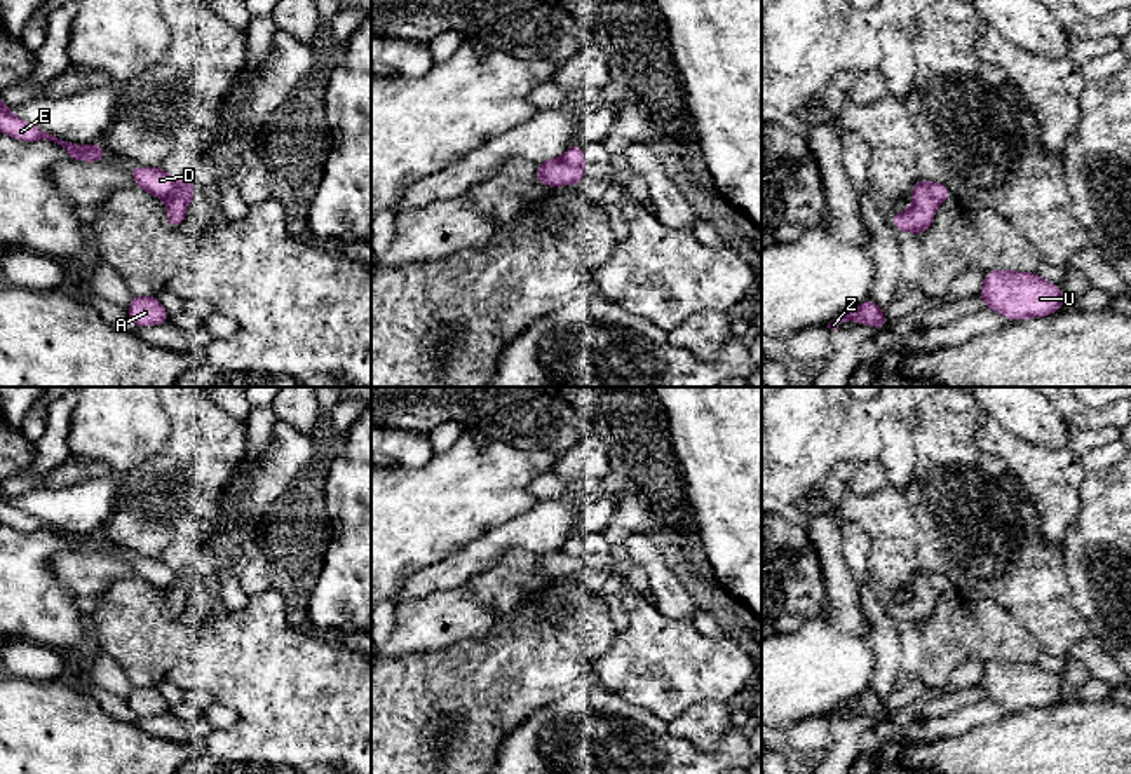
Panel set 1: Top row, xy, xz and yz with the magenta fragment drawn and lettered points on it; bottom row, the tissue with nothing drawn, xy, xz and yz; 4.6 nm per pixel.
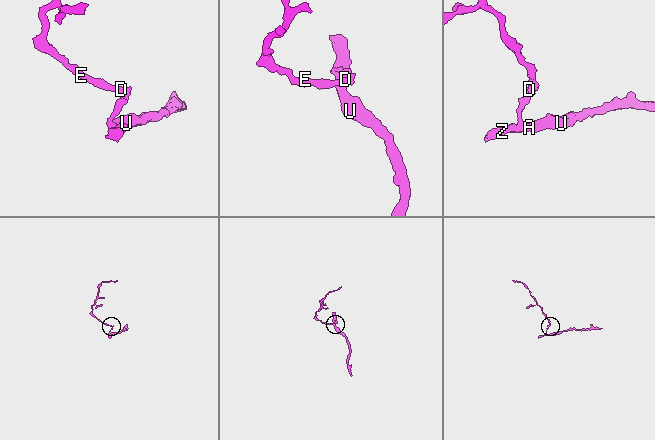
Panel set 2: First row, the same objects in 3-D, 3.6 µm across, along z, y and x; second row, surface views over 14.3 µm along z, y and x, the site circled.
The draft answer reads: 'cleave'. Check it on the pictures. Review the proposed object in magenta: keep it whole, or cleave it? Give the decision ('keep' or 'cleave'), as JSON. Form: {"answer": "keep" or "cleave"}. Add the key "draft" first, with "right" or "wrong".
{"draft": "right", "answer": "cleave"}

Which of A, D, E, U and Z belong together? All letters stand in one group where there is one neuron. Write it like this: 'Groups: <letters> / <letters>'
Groups: A U Z / D E

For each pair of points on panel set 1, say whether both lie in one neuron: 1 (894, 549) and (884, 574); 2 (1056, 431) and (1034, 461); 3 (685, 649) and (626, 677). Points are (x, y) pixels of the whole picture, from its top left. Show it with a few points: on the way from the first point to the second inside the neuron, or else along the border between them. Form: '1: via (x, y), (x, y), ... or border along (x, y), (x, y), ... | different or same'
1: via (894, 555), (889, 569) | same
2: border along (1009, 429), (1030, 441), (1067, 448) | different
3: via (671, 663), (640, 666) | same

